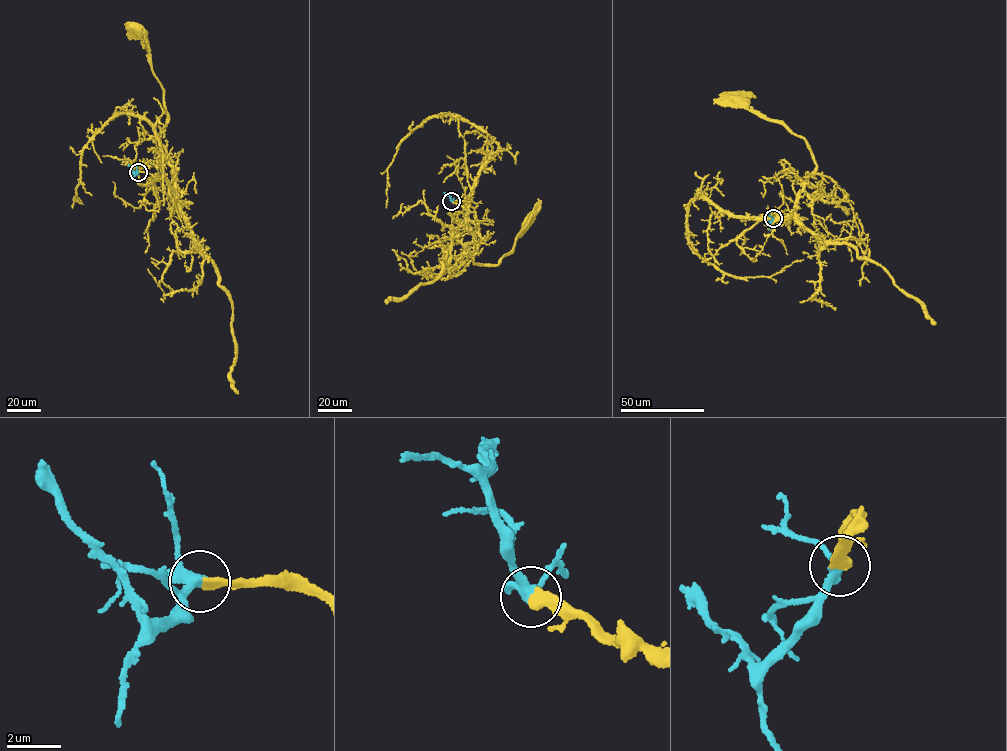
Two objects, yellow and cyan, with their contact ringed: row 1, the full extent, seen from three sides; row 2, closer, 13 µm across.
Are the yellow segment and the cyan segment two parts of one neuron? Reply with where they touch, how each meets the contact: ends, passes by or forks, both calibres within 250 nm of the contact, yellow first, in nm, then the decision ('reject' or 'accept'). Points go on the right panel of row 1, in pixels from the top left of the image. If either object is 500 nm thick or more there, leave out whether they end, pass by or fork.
place (773, 218); yellow ends; cyan forks; calibres 420 and 280 nm; accept

